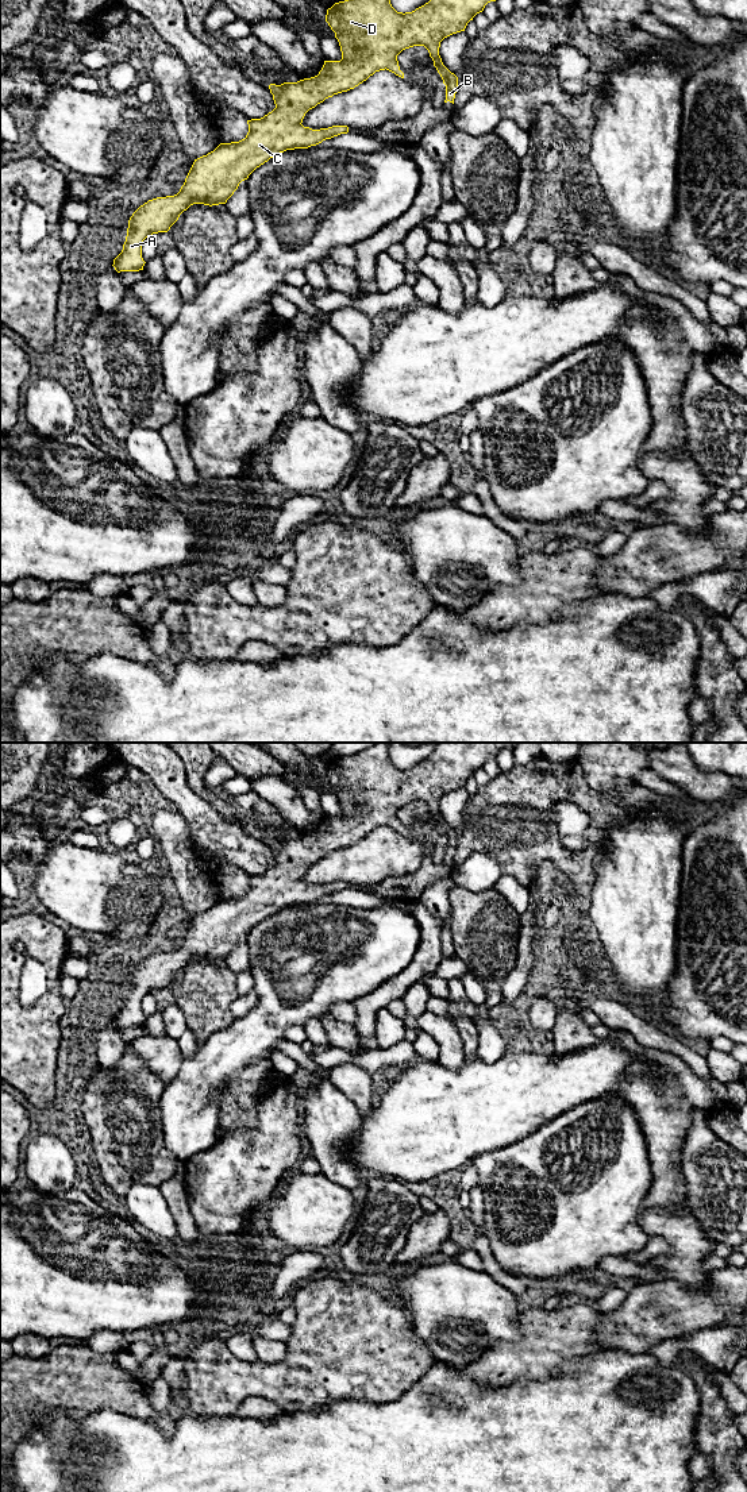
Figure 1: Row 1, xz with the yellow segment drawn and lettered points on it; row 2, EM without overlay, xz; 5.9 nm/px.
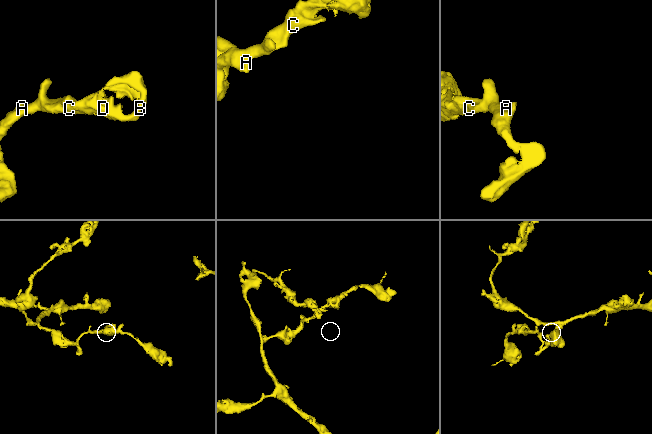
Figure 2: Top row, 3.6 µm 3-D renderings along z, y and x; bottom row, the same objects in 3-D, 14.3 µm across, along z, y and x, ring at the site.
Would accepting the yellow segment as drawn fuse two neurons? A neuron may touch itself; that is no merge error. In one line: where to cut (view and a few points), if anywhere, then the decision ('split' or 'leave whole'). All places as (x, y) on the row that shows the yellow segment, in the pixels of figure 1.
no cut | leave whole

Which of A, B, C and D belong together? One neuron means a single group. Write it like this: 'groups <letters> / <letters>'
groups A B C D

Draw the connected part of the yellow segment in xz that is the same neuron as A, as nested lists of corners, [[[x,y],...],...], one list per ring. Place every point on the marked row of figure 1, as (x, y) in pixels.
[[[344,0],[327,9],[326,22],[339,42],[342,59],[324,61],[317,76],[297,82],[270,84],[276,108],[261,119],[247,120],[249,132],[244,139],[220,143],[213,151],[195,159],[184,185],[174,196],[157,197],[140,205],[130,217],[126,242],[122,252],[113,259],[113,267],[120,271],[143,270],[142,243],[158,232],[168,232],[180,215],[193,204],[219,205],[238,189],[239,184],[261,165],[280,153],[294,149],[308,149],[326,139],[347,134],[347,126],[332,126],[312,130],[304,127],[305,113],[334,95],[354,89],[380,70],[389,70],[404,78],[397,55],[409,47],[424,46],[434,61],[434,66],[446,85],[446,100],[454,104],[458,90],[458,77],[442,62],[440,42],[457,32],[465,31],[467,23],[482,12],[485,5],[496,0],[430,0],[412,12],[397,12],[390,0]]]

